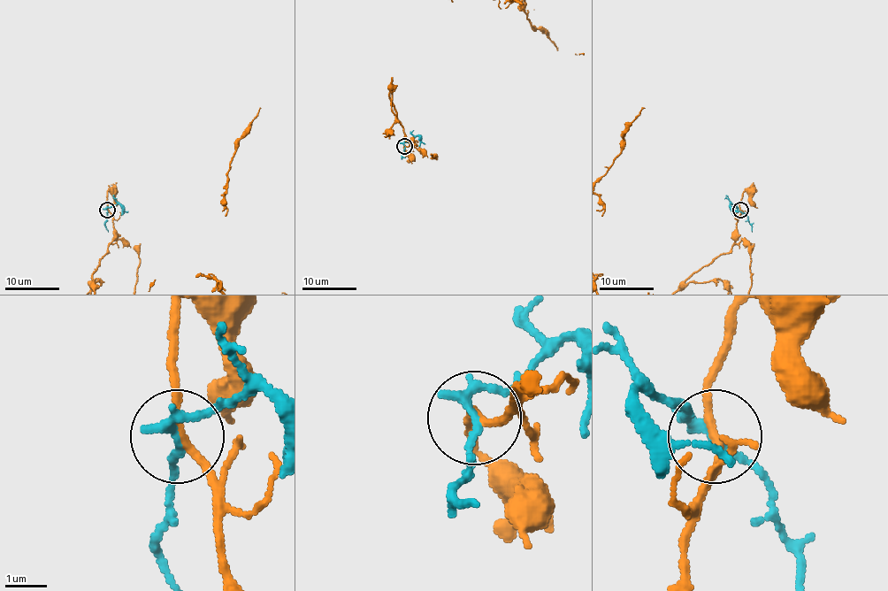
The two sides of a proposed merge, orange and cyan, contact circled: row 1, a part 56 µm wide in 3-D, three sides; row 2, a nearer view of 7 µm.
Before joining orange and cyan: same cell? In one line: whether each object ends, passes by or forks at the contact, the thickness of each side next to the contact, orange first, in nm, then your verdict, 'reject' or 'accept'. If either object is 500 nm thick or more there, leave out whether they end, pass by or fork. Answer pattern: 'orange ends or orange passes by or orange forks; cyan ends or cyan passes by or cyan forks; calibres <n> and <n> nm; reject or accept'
orange passes by; cyan passes by; calibres 180 and 220 nm; reject

